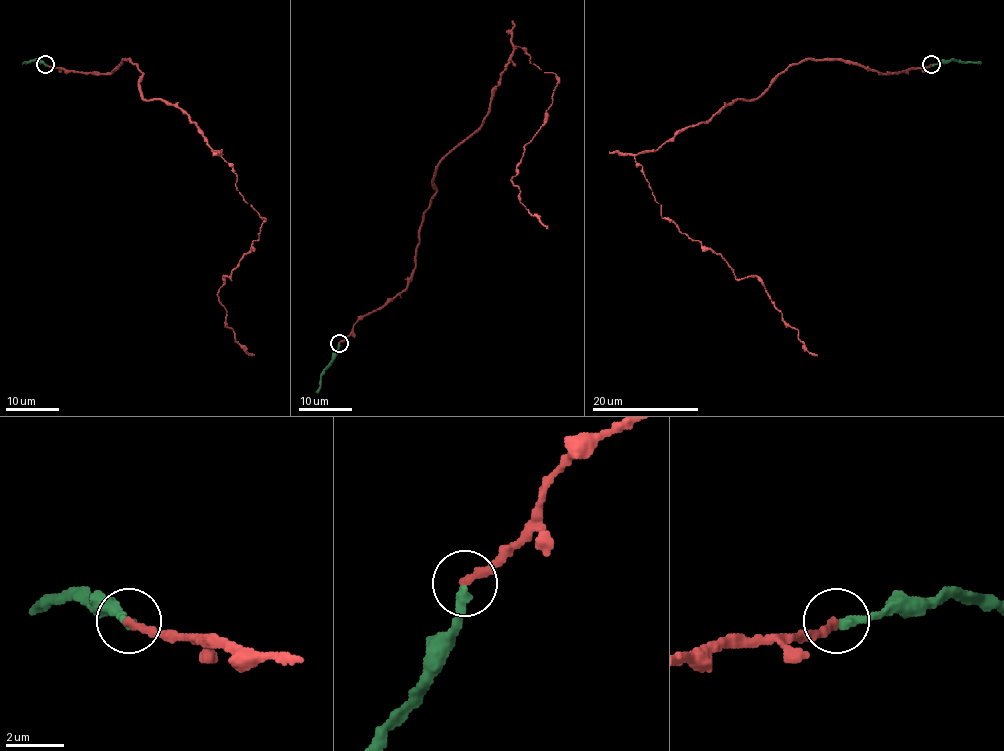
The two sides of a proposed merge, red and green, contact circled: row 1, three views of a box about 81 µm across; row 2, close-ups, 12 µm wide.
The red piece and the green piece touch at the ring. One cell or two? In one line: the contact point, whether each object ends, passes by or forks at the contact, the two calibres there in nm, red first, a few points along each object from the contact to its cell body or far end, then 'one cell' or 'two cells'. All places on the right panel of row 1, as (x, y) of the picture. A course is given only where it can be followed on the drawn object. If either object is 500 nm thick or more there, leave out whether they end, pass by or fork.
(931, 64) | red ends | green ends | 320/340 nm | red via (931, 64), (879, 73), (801, 60), (758, 97), (635, 156), (661, 217), (734, 277), (757, 277), (817, 355) | green via (932, 64), (957, 60), (981, 63) | one cell

